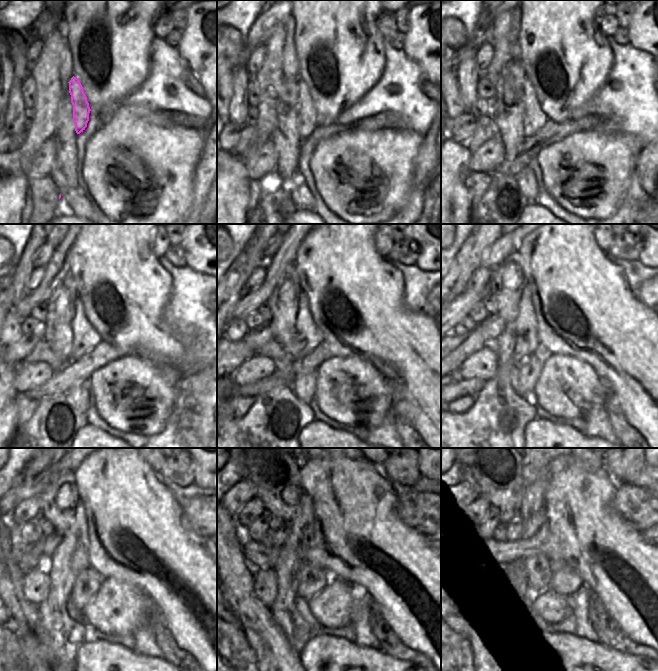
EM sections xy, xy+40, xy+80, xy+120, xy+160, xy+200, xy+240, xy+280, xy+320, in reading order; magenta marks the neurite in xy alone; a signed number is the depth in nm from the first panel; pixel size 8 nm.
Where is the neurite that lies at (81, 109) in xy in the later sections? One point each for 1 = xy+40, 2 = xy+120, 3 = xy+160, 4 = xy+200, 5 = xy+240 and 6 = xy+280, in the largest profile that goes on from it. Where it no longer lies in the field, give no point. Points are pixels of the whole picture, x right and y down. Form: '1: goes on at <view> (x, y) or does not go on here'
1: goes on at xy+40 (307, 117)
2: goes on at xy+120 (85, 338)
3: goes on at xy+160 (307, 338)
4: goes on at xy+200 (495, 427)
5: goes on at xy+240 (71, 557)
6: goes on at xy+280 (291, 556)

